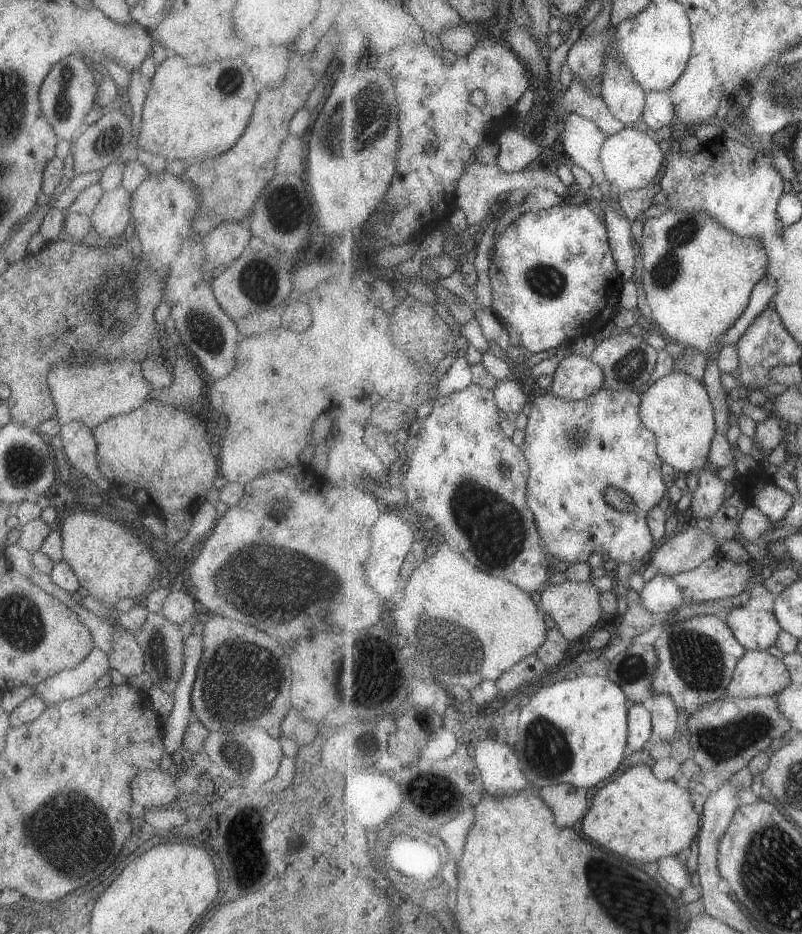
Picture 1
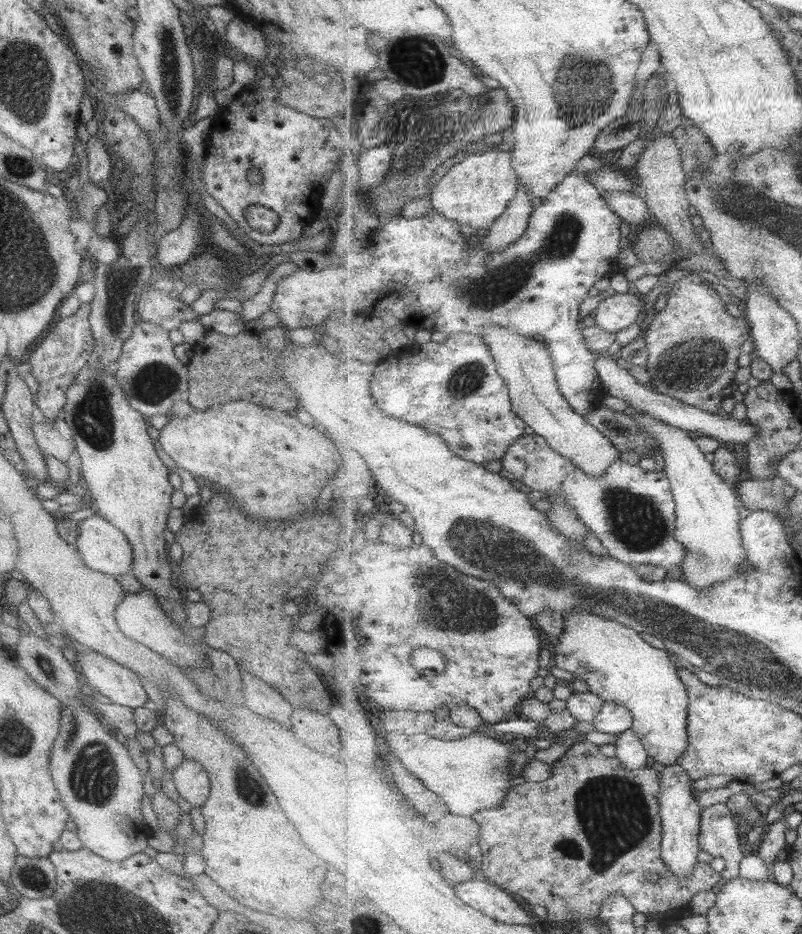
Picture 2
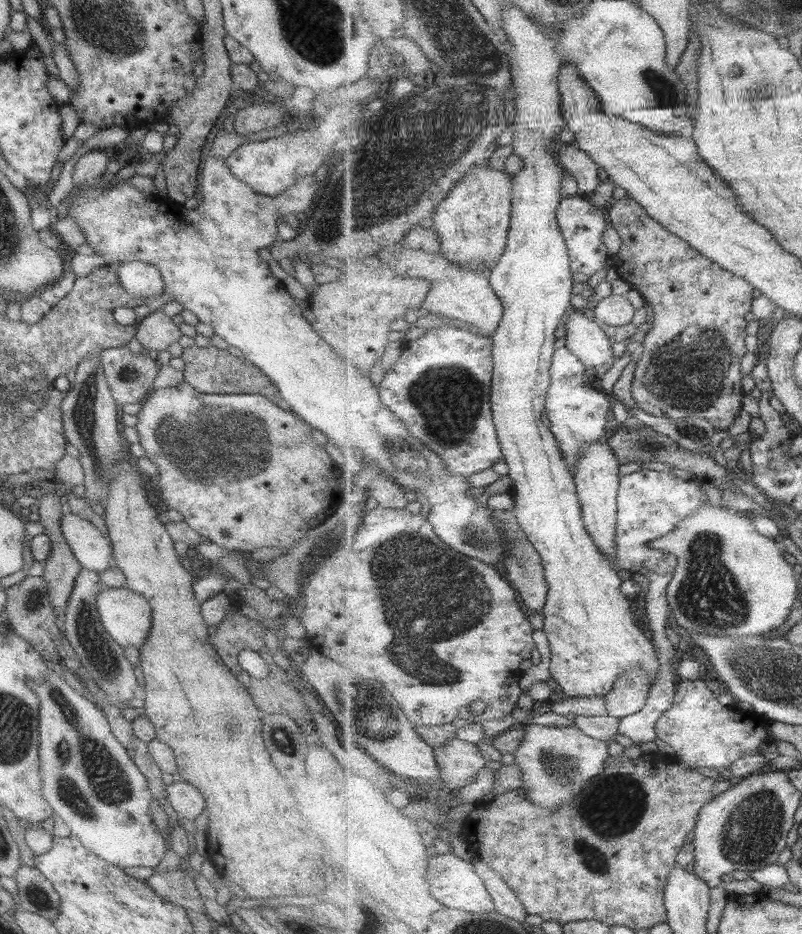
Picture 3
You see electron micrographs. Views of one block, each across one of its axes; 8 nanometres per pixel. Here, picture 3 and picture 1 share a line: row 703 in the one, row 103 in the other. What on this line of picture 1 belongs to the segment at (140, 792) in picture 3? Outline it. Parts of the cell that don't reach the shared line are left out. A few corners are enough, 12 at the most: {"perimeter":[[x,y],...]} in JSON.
{"perimeter":[[62,57],[41,82],[39,108],[58,140],[95,109],[93,69]]}

